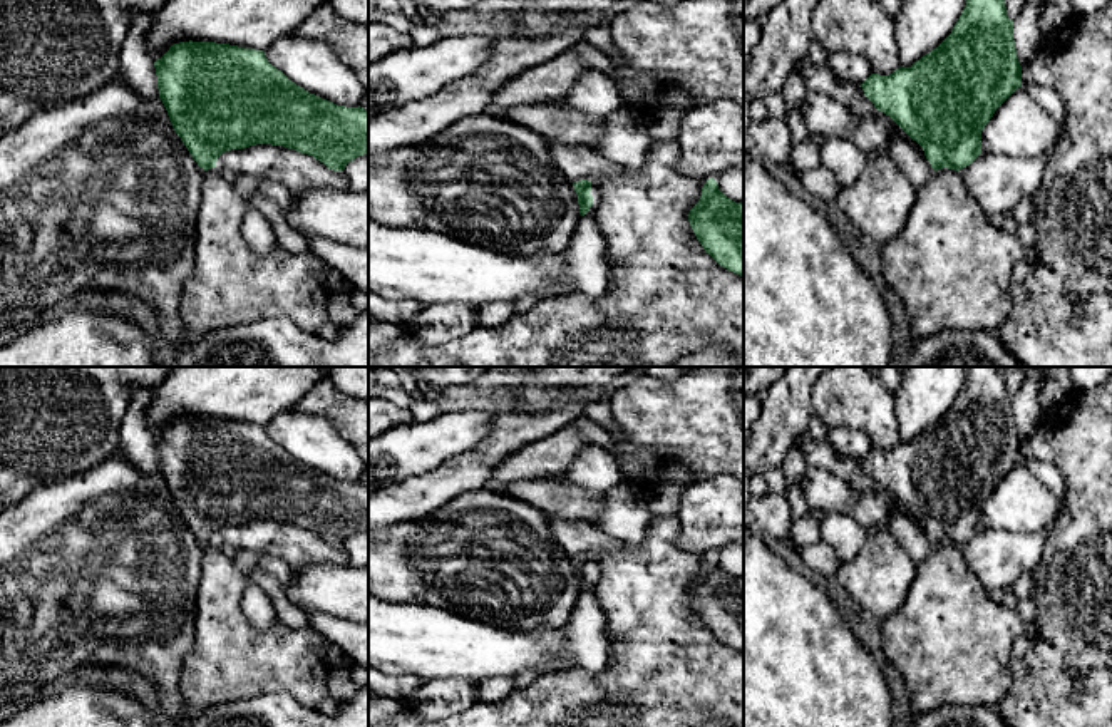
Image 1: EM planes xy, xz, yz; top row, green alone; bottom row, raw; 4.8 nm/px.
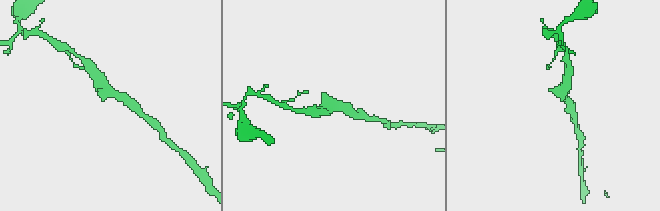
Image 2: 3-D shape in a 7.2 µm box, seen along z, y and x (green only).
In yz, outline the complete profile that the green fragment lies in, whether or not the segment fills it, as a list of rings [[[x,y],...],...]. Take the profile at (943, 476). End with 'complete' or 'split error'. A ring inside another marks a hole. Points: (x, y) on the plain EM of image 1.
[[[966,367],[966,380],[951,409],[911,442],[899,442],[889,451],[871,449],[861,459],[874,482],[889,491],[913,516],[916,516],[934,546],[948,543],[960,546],[981,529],[981,506],[995,486],[1022,462],[1022,441],[1013,415],[1013,395],[1006,390],[1000,367]]] | complete

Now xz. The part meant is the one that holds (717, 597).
[[[710,553],[690,585],[688,596],[705,628],[720,642],[744,652],[744,578],[727,573]]] | complete

